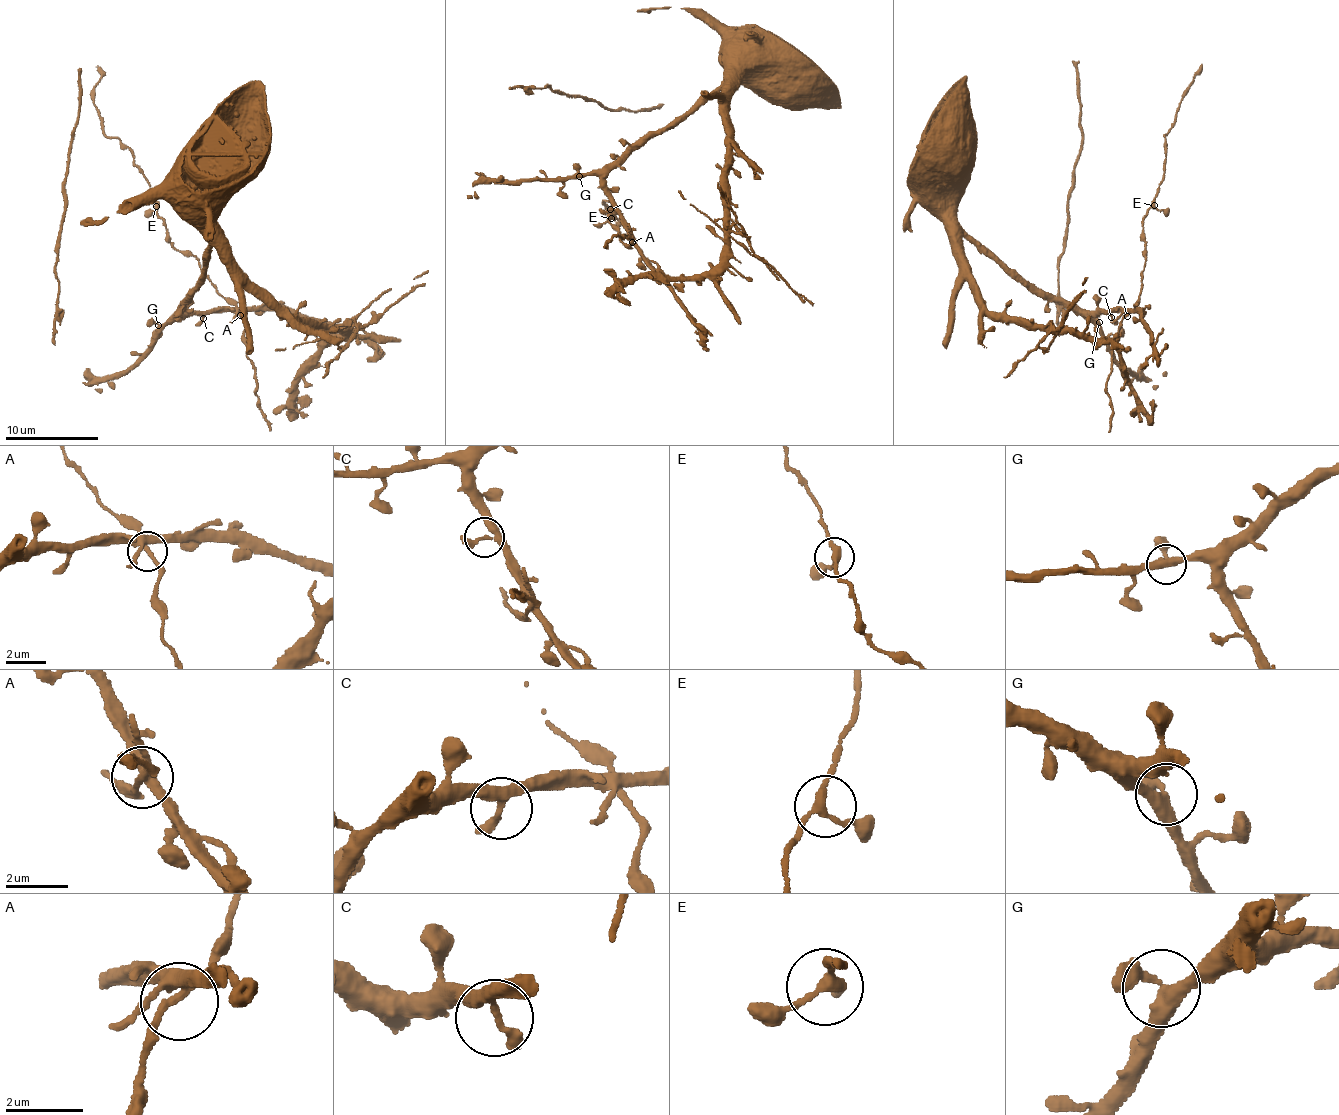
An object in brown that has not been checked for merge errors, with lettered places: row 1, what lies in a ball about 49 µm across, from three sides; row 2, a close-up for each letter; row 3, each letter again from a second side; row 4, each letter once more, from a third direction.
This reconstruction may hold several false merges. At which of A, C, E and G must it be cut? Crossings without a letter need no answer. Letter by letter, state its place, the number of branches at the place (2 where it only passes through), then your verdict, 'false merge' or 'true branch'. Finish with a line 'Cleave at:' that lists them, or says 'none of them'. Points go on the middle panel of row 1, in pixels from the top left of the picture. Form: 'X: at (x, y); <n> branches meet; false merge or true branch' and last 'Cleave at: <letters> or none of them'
A: at (632, 242); 5 branches meet; true branch
C: at (610, 209); 3 branches meet; true branch
E: at (611, 218); 3 branches meet; true branch
G: at (579, 176); 3 branches meet; true branch
Cleave at: none of them

